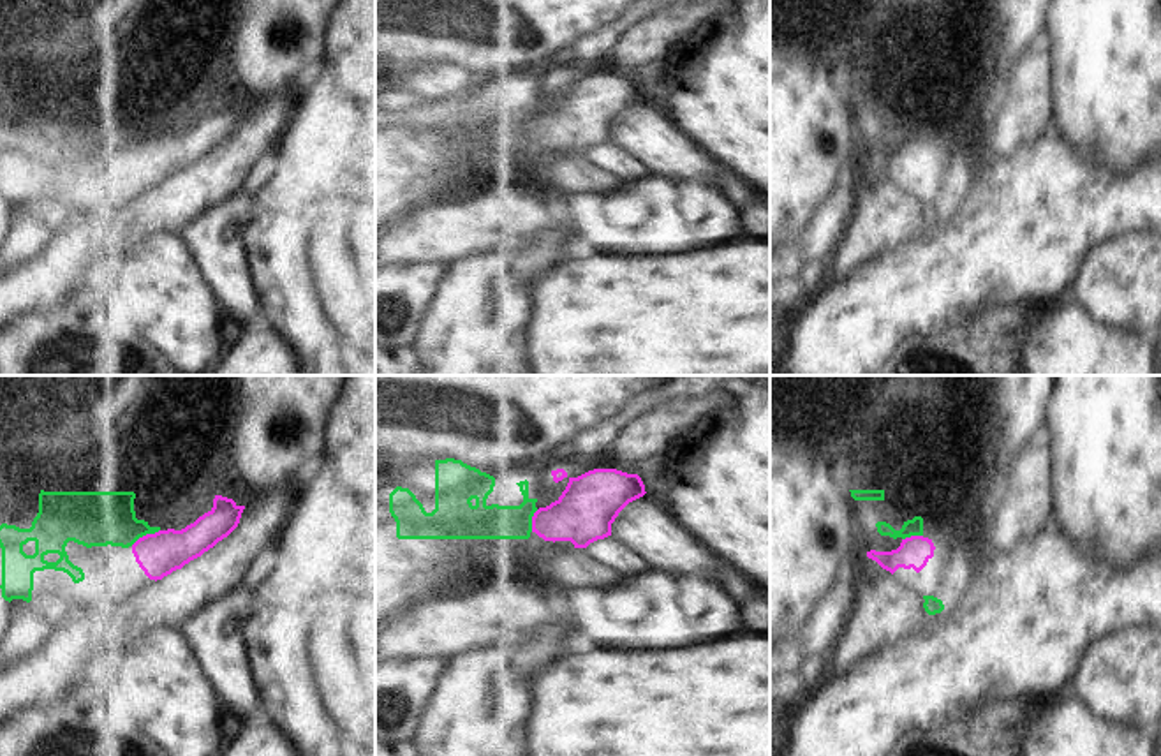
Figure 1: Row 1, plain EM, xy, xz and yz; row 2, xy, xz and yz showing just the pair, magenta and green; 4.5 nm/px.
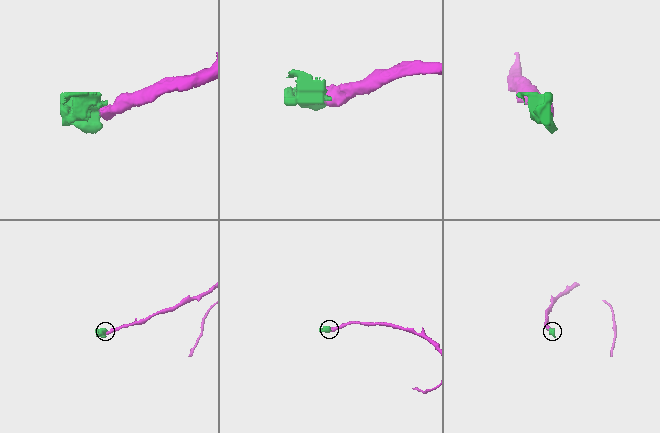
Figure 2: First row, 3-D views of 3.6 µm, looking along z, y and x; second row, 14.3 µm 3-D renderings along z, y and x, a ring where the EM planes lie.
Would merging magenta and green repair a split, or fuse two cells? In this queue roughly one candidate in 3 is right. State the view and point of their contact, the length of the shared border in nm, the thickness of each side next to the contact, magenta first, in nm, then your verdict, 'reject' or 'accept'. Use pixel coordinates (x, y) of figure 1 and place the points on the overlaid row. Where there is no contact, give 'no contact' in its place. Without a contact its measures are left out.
contact xy (147, 534); length 150 nm; calibres 200 and 260 nm; accept

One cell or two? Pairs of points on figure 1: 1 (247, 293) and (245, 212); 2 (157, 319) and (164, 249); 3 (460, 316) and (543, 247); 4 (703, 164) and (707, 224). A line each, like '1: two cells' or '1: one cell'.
1: one cell
2: one cell
3: one cell
4: two cells

